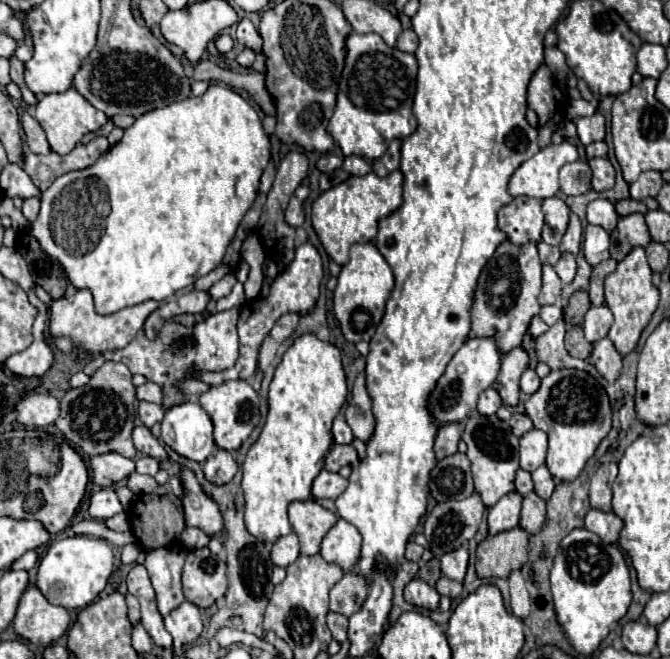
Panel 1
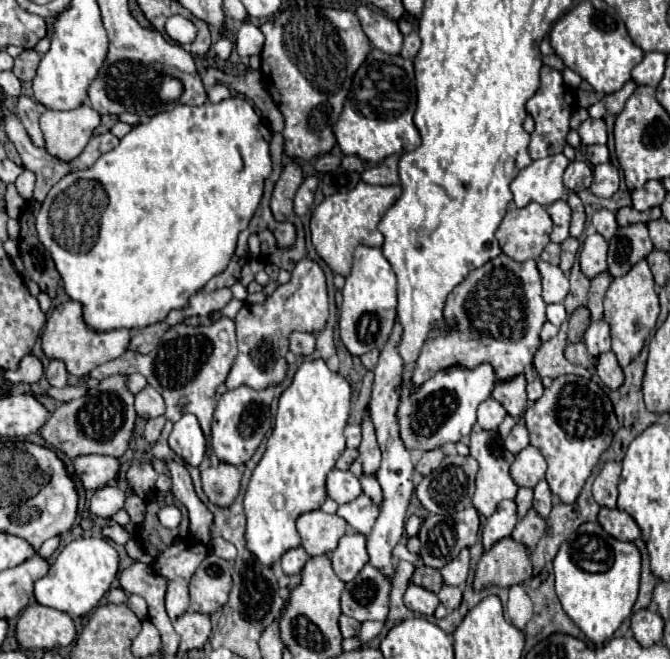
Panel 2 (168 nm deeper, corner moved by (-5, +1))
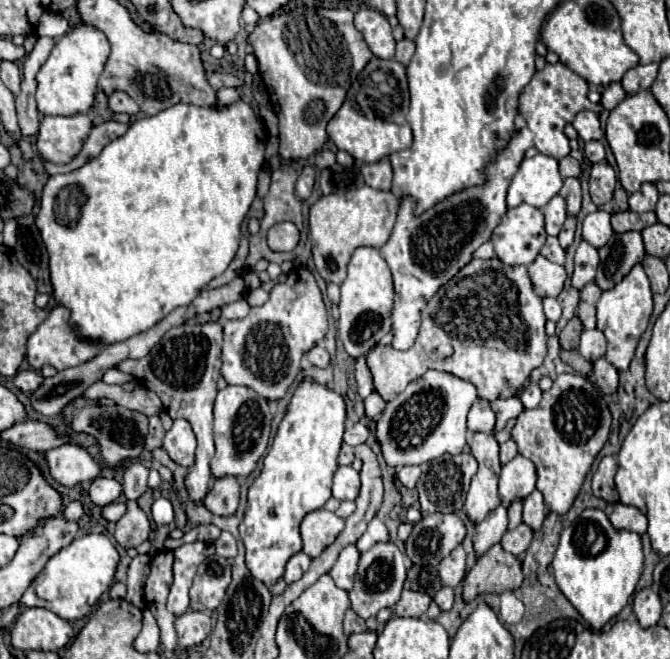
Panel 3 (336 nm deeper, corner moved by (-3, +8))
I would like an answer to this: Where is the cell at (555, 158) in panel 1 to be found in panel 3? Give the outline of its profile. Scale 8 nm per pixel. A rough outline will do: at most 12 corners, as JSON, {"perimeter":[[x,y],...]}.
{"perimeter":[[547,154],[525,158],[507,192],[507,206],[543,208],[563,178]]}

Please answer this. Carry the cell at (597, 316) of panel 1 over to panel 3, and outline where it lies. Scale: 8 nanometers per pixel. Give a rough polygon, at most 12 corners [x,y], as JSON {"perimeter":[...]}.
{"perimeter":[[583,330],[579,354],[595,362],[605,354],[601,330]]}

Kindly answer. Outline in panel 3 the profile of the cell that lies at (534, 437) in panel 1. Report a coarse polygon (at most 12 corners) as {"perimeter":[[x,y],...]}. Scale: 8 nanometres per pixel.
{"perimeter":[[515,456],[499,476],[499,500],[509,508],[535,490],[535,464]]}

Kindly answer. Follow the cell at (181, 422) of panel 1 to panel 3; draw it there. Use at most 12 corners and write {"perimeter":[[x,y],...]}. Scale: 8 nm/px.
{"perimeter":[[175,420],[163,450],[179,466],[195,460],[195,434],[187,420]]}

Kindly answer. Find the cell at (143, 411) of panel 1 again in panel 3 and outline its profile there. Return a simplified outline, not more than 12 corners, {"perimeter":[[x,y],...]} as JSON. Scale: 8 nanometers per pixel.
{"perimeter":[[149,418],[149,434],[145,438],[145,450],[159,448],[165,436],[161,420]]}

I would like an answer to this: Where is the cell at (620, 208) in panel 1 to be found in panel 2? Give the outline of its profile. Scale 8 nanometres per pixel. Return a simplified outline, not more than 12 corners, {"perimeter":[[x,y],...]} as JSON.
{"perimeter":[[633,207],[617,211],[621,227],[633,223],[647,223],[649,211],[635,211]]}

